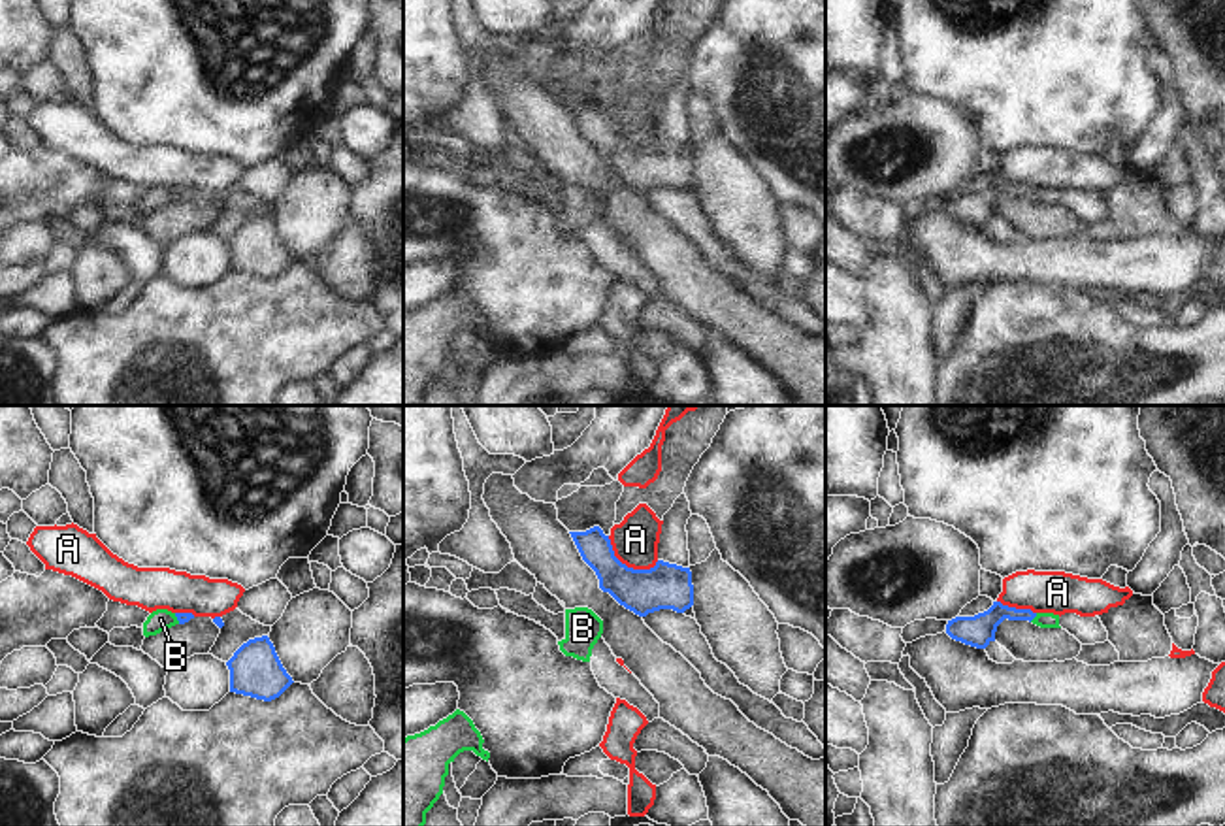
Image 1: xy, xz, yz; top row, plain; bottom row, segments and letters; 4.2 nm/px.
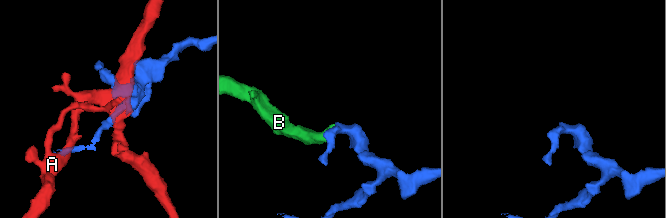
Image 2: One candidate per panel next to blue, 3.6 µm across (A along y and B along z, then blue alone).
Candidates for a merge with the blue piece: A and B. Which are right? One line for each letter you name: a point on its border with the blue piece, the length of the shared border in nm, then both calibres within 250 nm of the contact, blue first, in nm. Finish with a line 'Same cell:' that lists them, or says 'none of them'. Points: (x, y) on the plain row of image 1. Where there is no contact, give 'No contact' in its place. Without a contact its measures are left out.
B: Touches blue at yz (1033, 195). Shared border 50 nm. Thickness 140 nm (blue) against 60 nm
Same cell: B.

